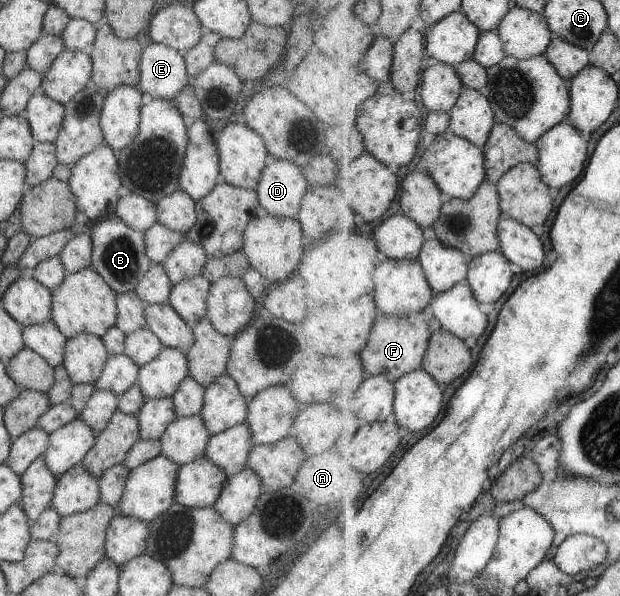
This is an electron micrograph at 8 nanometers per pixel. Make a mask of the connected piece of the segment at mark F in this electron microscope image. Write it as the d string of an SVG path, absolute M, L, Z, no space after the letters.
M423 312L405 318L395 318L380 313L372 328L368 345L361 351L368 375L384 374L395 383L402 376L420 370L425 362L425 355L433 334L428 327L428 321L430 321L429 317Z

